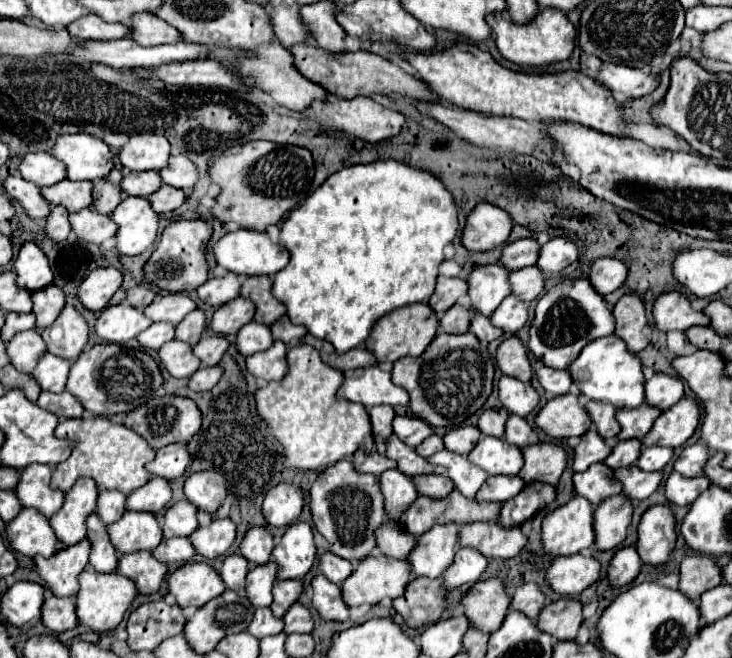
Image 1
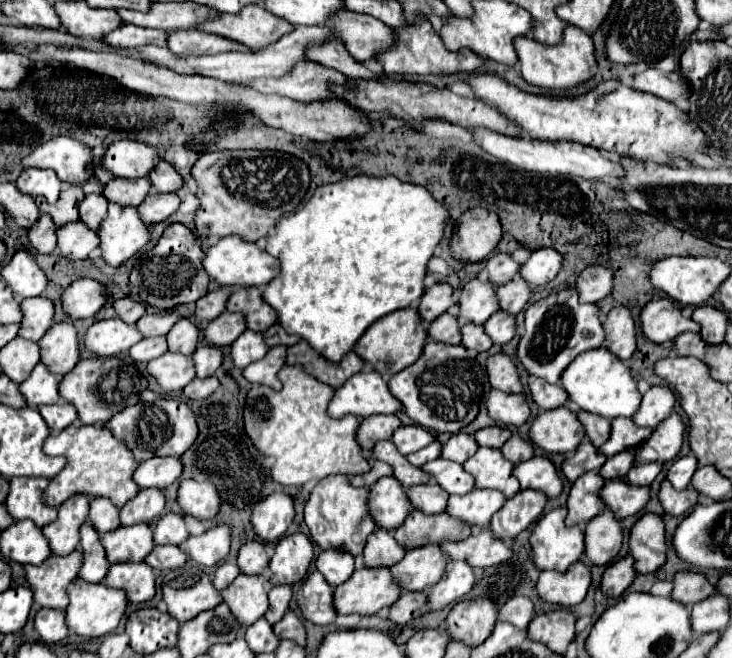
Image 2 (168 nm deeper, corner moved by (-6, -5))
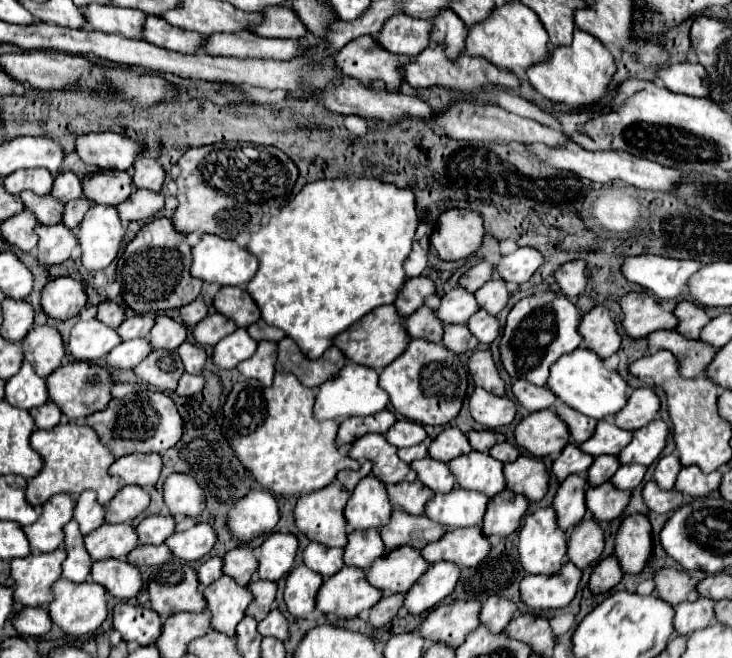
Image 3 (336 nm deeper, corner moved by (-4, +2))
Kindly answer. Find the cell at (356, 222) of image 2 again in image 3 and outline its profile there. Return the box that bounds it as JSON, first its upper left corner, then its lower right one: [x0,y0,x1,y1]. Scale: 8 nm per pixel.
[247,178,419,360]

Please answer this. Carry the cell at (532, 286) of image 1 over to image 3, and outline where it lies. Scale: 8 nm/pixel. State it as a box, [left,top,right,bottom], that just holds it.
[475,276,511,314]

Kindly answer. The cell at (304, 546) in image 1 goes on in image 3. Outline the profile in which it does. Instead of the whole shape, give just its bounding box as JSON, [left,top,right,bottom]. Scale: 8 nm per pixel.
[259,532,299,582]

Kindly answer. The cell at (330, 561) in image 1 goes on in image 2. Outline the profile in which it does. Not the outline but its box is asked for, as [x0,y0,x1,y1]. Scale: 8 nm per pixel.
[315,549,355,587]

